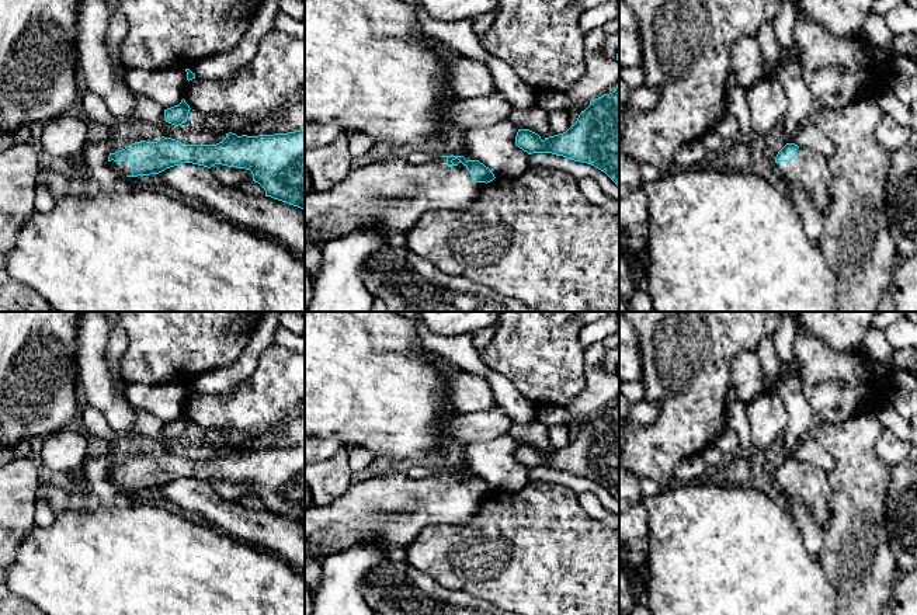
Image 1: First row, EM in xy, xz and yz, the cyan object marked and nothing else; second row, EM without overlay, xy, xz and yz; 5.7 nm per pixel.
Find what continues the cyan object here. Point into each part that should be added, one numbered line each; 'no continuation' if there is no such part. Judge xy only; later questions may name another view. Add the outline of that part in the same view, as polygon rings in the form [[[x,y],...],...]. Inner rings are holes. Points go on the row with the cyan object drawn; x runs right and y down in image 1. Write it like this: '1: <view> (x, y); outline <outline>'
1: xy (120, 167); outline [[[107,161],[107,164],[117,173],[117,174],[121,174],[121,176],[132,176],[131,173],[131,167],[132,167],[132,163],[129,161]]]

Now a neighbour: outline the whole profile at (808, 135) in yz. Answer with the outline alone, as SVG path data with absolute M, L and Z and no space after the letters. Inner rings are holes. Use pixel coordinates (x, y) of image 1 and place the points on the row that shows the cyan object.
M813 121L802 124L792 139L792 143L799 147L809 147L814 152L822 153L824 157L831 157L836 152L836 146L829 136L826 136Z

